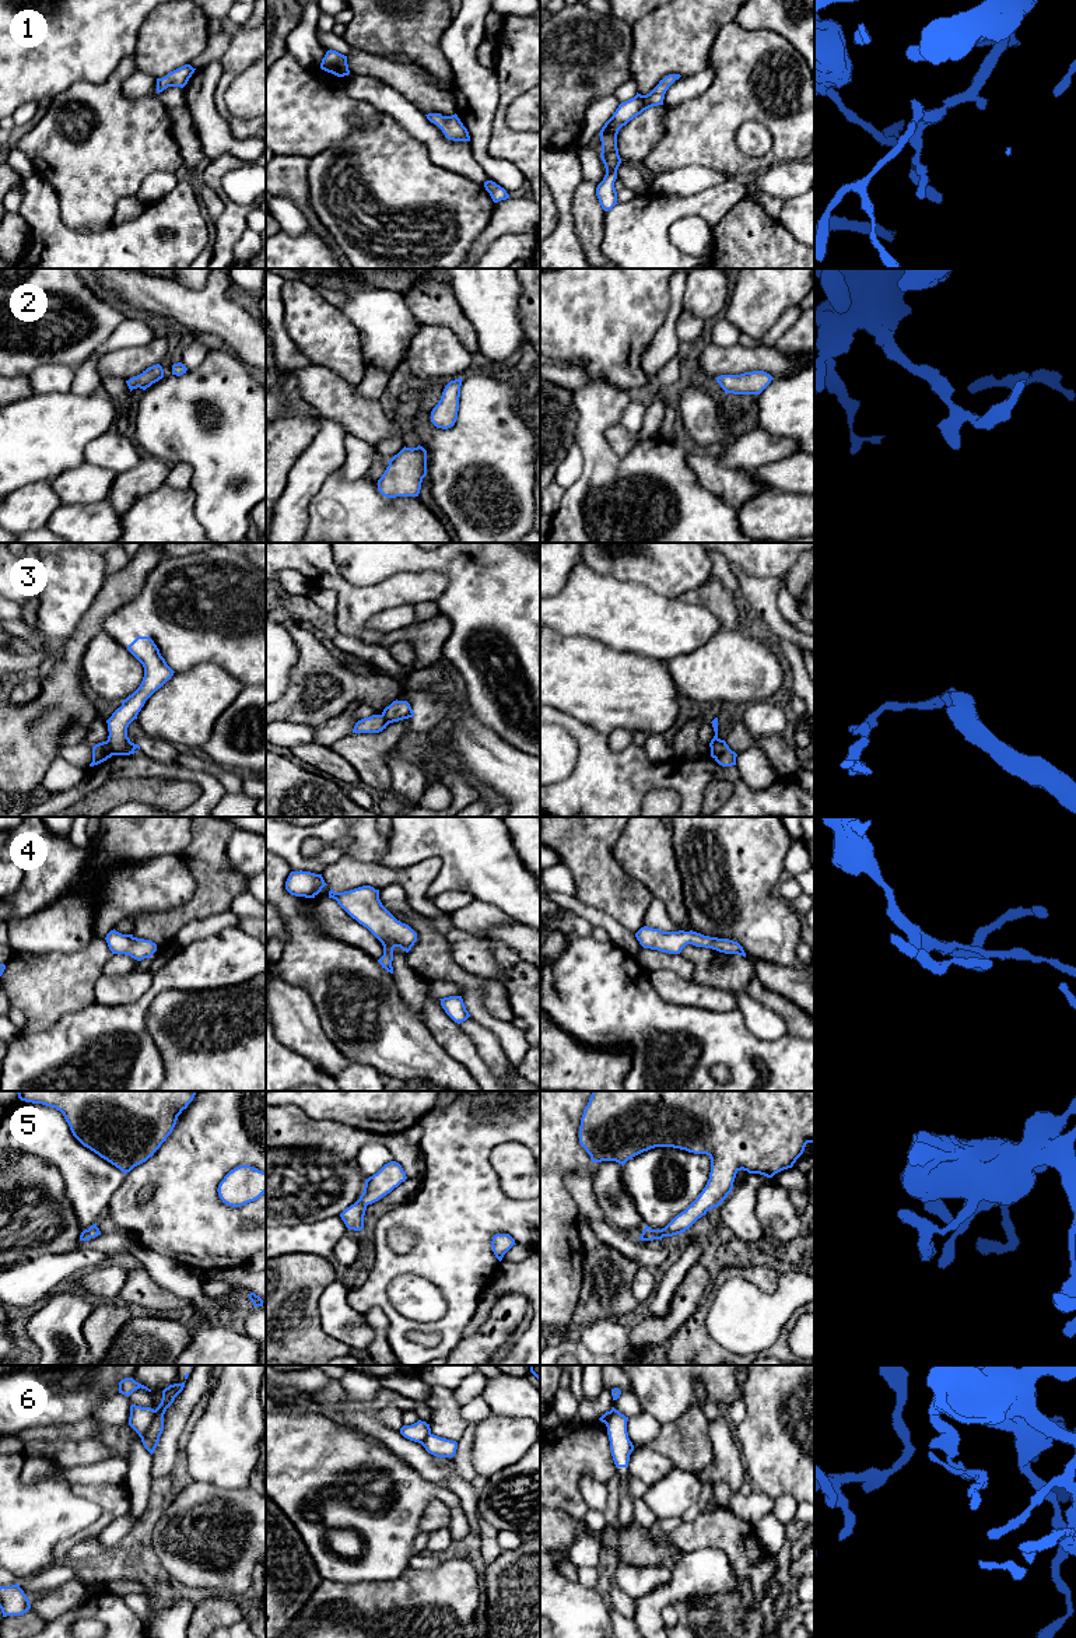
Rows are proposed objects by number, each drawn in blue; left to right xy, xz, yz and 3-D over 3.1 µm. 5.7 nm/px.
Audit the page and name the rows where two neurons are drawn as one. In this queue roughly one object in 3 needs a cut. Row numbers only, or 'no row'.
3, 6

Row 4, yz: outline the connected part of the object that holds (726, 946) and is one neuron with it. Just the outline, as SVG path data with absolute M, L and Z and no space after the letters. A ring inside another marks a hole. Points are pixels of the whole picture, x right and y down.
M644 926L635 933L635 937L644 948L669 954L680 954L687 944L693 944L695 947L712 948L725 954L746 957L743 947L737 941L709 937L693 930L662 932L659 929Z

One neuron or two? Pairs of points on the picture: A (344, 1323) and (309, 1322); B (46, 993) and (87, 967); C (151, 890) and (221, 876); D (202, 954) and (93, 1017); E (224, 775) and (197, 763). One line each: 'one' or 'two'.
A: two
B: one
C: two
D: one
E: one

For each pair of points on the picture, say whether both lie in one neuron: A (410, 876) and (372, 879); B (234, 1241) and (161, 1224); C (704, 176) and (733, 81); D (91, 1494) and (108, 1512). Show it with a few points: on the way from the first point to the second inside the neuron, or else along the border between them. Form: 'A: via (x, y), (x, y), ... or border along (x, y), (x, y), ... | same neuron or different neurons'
A: via (400, 876), (382, 876) | same neuron
B: via (216, 1238), (190, 1224), (179, 1224) | same neuron
C: border along (673, 168), (701, 165), (717, 169), (728, 176) | different neurons
D: via (97, 1497), (107, 1507) | same neuron

